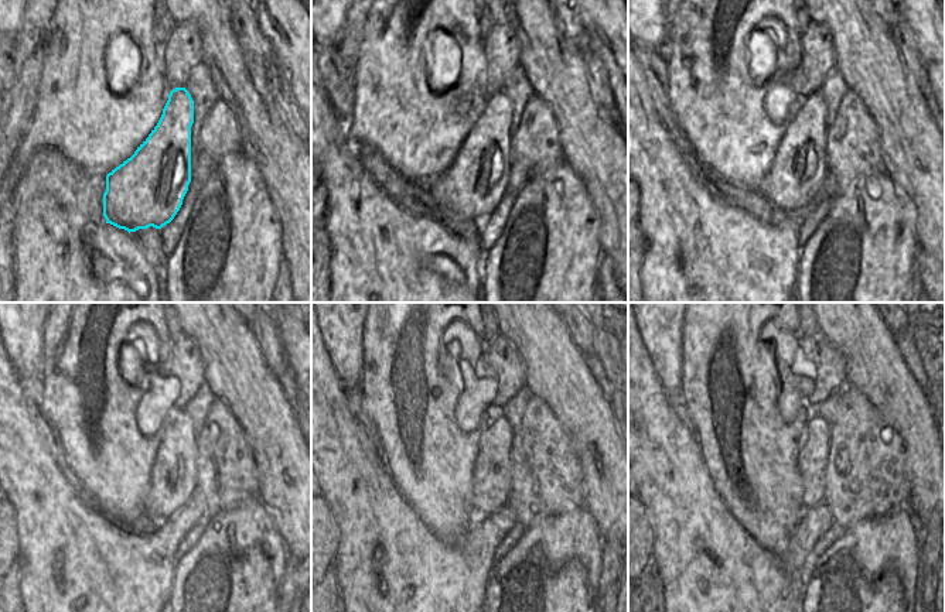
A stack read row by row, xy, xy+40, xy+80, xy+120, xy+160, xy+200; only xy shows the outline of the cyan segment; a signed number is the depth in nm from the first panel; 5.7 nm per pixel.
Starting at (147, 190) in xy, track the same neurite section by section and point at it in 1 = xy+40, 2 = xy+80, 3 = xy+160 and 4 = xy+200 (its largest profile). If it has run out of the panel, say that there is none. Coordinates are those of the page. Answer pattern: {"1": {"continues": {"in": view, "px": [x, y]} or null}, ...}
{"1": {"continues": {"in": "xy+40", "px": [474, 184]}}, "2": {"continues": {"in": "xy+80", "px": [799, 166]}}, "3": {"continues": {"in": "xy+160", "px": [491, 485]}}, "4": {"continues": {"in": "xy+200", "px": [812, 458]}}}

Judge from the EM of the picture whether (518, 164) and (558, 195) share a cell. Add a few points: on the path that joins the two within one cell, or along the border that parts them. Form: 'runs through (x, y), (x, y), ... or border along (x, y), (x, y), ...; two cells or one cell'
border along (532, 174), (517, 195); two cells

